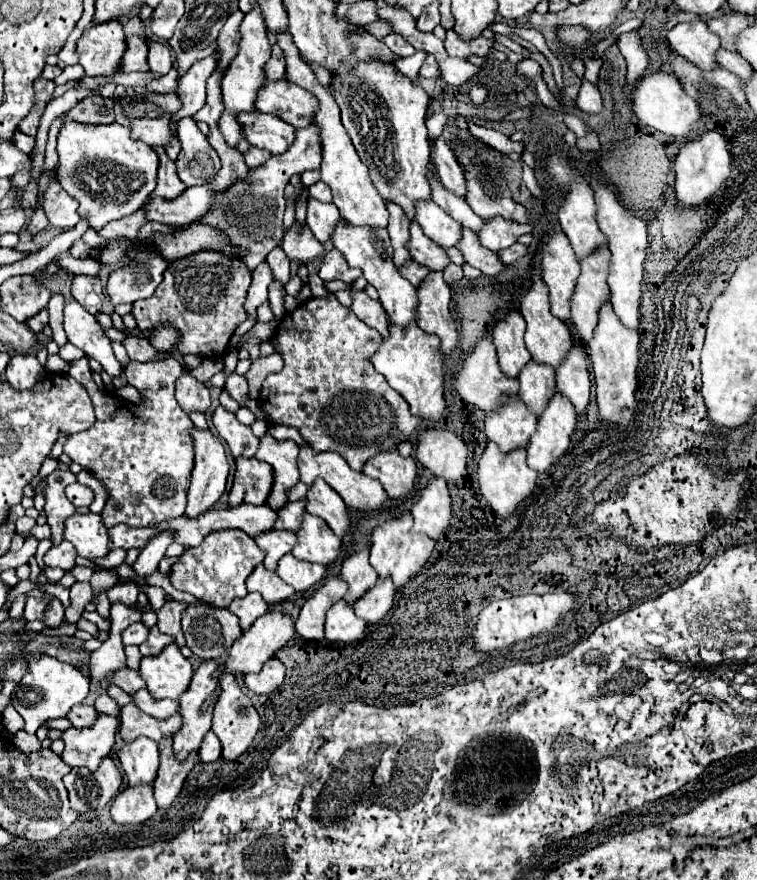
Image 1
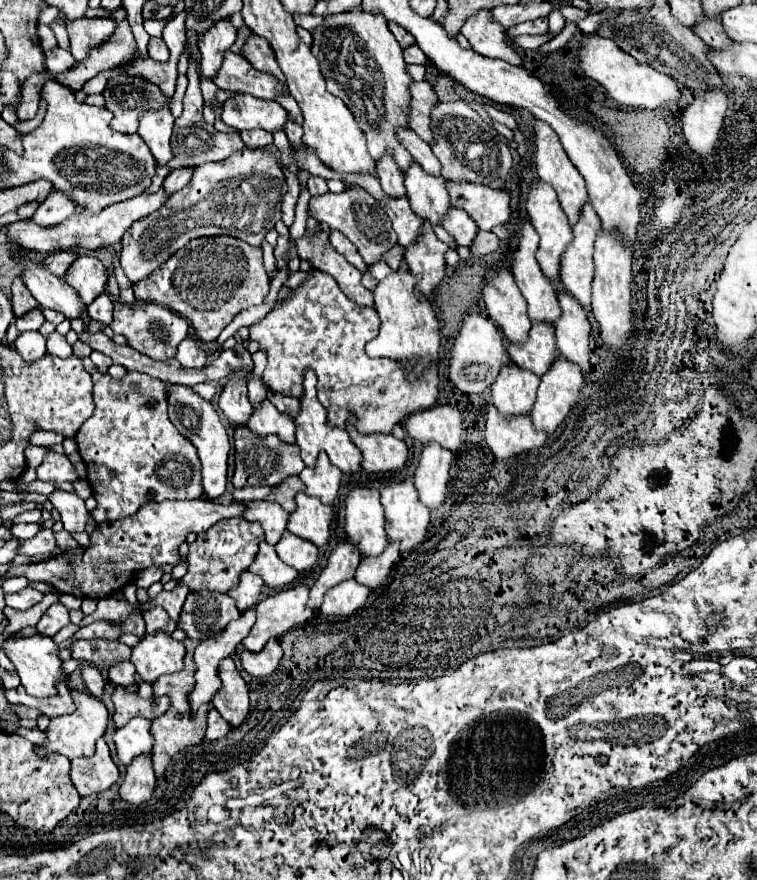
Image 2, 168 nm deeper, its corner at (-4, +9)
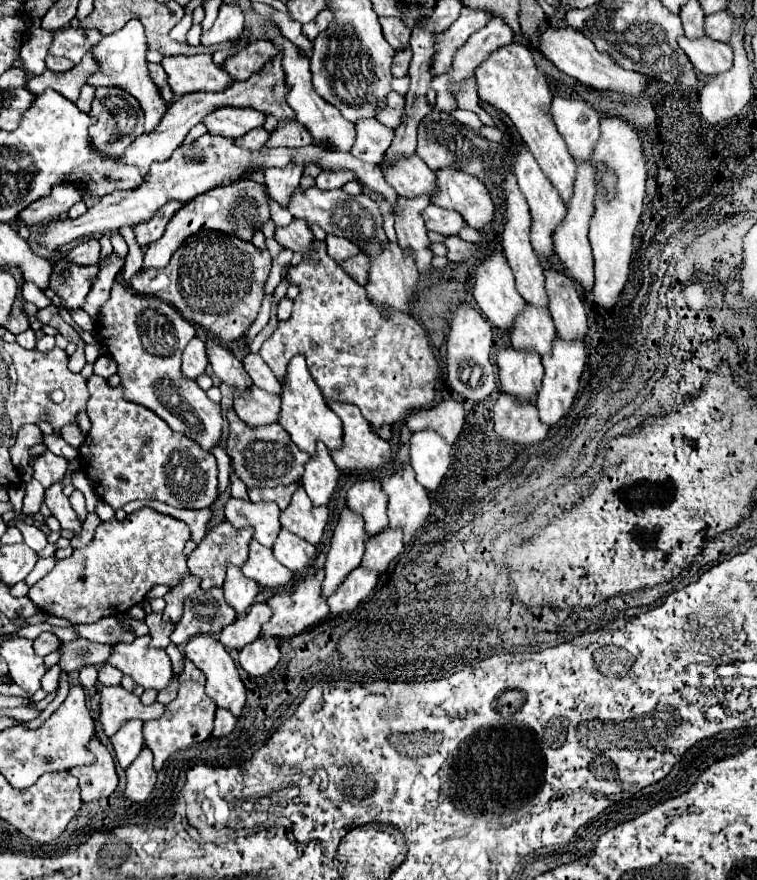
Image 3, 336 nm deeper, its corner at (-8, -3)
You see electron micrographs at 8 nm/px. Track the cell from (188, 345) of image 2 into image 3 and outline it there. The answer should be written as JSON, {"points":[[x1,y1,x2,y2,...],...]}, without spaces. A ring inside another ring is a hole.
{"points":[[195,337,183,351,183,375,189,379,197,379,205,367,207,367,207,353,205,353,205,343,203,339]]}

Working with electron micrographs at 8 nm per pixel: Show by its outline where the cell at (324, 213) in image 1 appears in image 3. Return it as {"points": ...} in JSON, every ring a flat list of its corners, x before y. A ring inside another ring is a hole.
{"points":[[339,169,339,171,321,171,315,181,317,181,319,189,337,189,353,179,355,179,355,175,349,169]]}

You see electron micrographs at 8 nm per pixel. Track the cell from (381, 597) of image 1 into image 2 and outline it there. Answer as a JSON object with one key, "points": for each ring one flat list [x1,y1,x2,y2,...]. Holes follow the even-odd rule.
{"points":[[387,545,385,553,381,553,379,557,361,561,357,575,355,575,357,583,361,583,369,589,381,587,389,579,389,573,391,573,395,561,399,561,399,545]]}

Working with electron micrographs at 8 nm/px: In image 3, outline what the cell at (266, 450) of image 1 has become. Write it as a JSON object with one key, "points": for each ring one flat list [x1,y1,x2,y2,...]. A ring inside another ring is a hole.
{"points":[[255,385,245,391,235,391,235,411,251,427,267,425,277,421,279,415,279,395,267,393]]}

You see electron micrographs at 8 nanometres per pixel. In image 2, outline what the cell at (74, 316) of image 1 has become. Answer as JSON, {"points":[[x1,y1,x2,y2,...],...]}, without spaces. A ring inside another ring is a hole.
{"points":[[27,261,23,269,23,283,31,291,31,295,39,301,41,307,55,309,63,313,69,321,81,319,87,313,87,305,79,297,79,293,69,287,63,279,47,273,41,263]]}

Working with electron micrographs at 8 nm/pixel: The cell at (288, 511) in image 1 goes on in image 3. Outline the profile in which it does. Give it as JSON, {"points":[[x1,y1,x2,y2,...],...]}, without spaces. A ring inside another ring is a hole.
{"points":[[299,483,291,485,279,485,279,487,265,487,265,489,249,489,249,499,251,501,275,501,279,509,285,509,285,505,291,501,291,495,295,493]]}

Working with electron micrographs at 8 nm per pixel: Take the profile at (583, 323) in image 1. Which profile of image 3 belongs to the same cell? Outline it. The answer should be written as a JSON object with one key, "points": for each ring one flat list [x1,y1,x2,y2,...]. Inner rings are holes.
{"points":[[589,163,577,165,577,177,573,183,573,195,571,195,567,213,553,231,553,245,555,245,555,253,557,253,557,259,561,261,563,271,575,281,579,281,581,287,587,291,593,287,593,255,591,255,591,245,587,241,587,229,589,229,591,213,593,213,593,195,595,195,593,181,595,181,595,173,591,165]]}

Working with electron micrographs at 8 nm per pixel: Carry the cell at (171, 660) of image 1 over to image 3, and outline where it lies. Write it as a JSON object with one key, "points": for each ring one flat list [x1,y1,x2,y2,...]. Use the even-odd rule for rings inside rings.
{"points":[[135,637,131,643,117,643,107,659,113,667,131,675,145,689,165,689,173,677,171,661,163,649,149,647,151,637]]}

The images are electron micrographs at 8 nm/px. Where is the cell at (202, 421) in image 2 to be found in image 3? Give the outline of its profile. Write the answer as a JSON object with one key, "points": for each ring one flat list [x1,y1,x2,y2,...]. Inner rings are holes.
{"points":[[115,279,109,299,101,307,99,321,95,321,95,335,99,339,99,345,103,345,117,363,117,375,121,377,123,397,127,401,151,409,173,431,185,433,187,437,195,439,207,451,211,451,211,447,219,443,221,425,223,425,219,403,213,403,193,379,187,379,181,373,181,355,183,355,185,345,195,337,195,327,185,317,181,317,181,313,173,305,167,305,165,301,159,301,155,297,139,295,131,287,123,285,119,279]]}

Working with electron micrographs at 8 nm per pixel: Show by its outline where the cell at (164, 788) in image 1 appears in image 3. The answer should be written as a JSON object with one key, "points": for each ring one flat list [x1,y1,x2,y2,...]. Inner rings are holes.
{"points":[[185,659,185,669,179,675,179,693,177,697,165,707,165,713,155,719,143,723,143,737,145,745,155,755,155,769,159,771,165,763,165,759,175,753,177,749,189,747,193,743,201,743,211,735,213,729,213,717,215,717,215,701,205,693,205,673,197,669,189,659]]}

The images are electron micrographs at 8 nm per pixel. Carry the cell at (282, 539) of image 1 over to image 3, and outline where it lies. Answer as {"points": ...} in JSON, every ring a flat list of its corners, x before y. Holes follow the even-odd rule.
{"points":[[231,497,225,505,225,519,235,527,253,527,253,539,265,547,275,543,281,529,279,507,271,501,249,501]]}

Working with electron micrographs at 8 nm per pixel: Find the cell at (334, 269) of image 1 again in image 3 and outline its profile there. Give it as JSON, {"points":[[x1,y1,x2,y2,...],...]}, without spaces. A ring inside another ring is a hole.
{"points":[[327,235,325,243,327,243,327,253,329,253,329,257,331,257,333,261,337,261,337,263,339,263,339,261,345,261,347,257,353,257,355,253,359,253,359,247,357,247,353,241,345,239,345,237]]}

